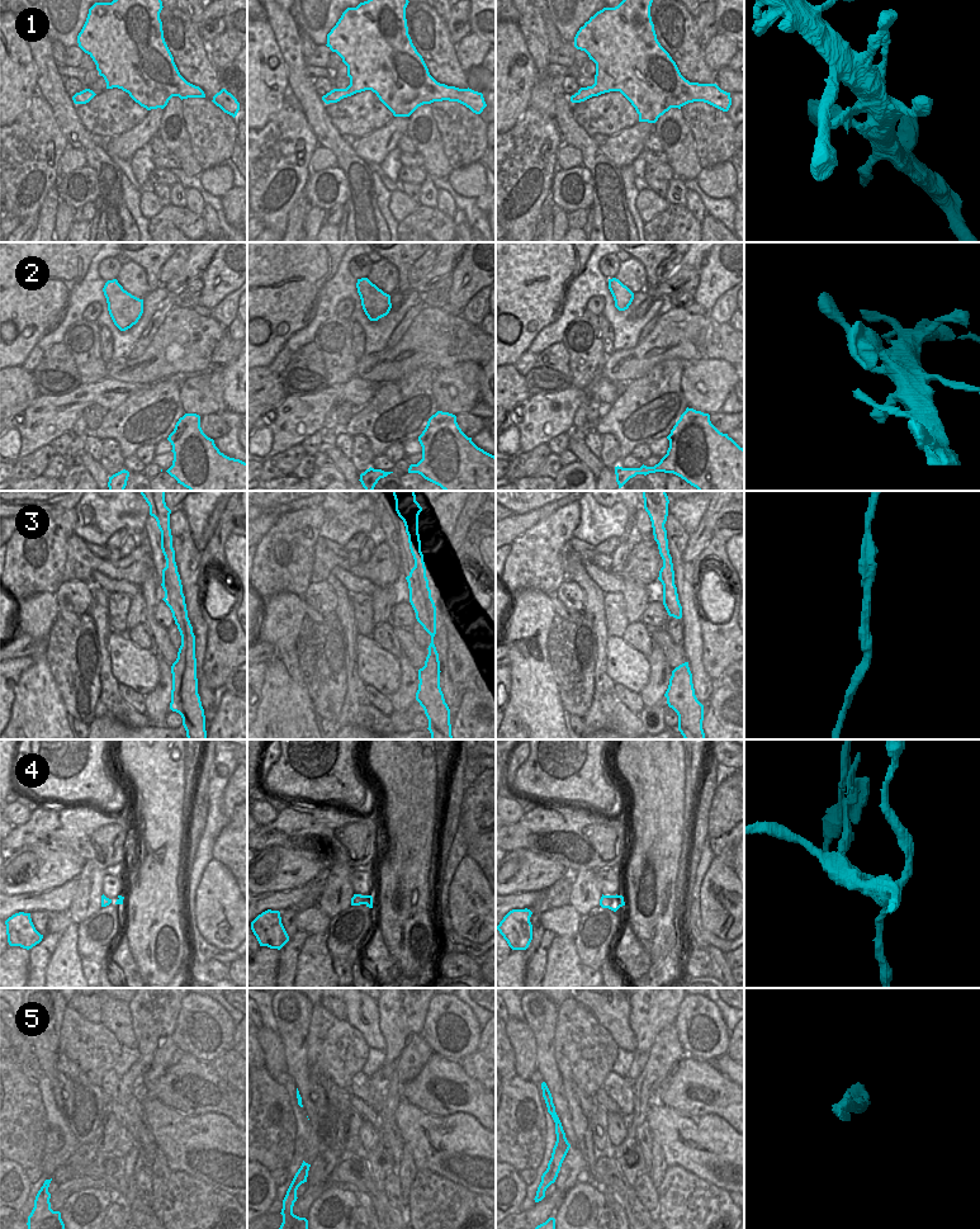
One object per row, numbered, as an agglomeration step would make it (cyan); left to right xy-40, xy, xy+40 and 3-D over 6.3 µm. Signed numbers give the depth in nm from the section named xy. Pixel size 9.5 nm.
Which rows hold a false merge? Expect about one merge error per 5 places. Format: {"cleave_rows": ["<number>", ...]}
{"cleave_rows": ["4"]}

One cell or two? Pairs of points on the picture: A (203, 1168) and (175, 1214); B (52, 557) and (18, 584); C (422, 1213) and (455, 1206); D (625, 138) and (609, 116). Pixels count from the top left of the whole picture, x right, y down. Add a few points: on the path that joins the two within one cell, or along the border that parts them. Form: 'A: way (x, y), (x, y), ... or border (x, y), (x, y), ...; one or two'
A: border (171, 1170), (181, 1170), (223, 1191); two
B: way (43, 565), (27, 575); one
C: way (430, 1213), (448, 1208); one
D: border (638, 121), (607, 137); two

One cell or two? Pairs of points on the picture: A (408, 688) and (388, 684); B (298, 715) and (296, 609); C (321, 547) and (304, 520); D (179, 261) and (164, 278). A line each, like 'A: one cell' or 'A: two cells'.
A: two cells
B: one cell
C: two cells
D: one cell

